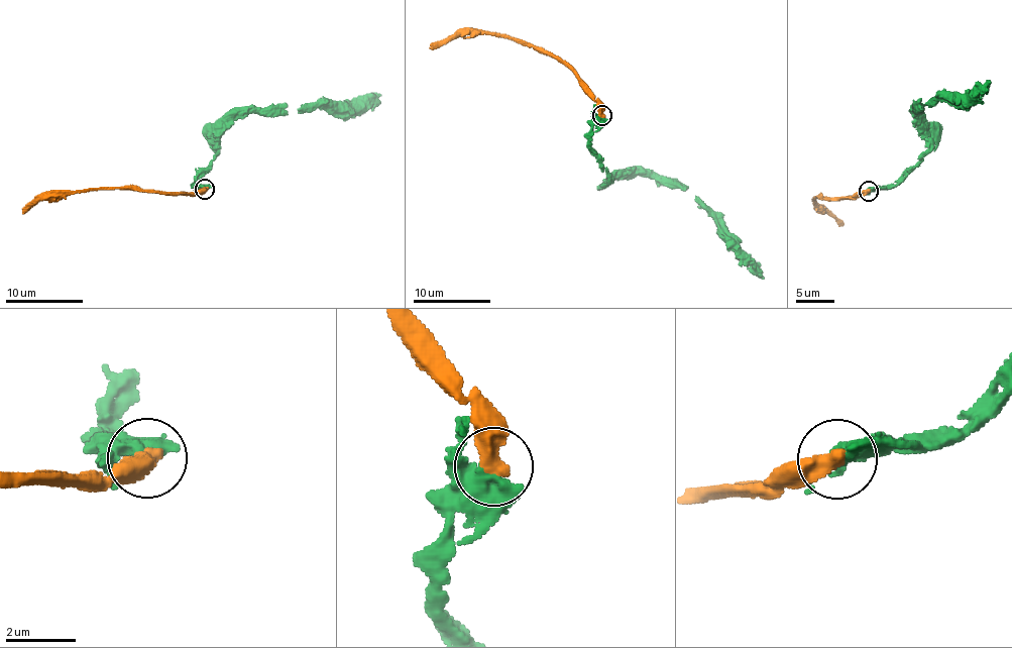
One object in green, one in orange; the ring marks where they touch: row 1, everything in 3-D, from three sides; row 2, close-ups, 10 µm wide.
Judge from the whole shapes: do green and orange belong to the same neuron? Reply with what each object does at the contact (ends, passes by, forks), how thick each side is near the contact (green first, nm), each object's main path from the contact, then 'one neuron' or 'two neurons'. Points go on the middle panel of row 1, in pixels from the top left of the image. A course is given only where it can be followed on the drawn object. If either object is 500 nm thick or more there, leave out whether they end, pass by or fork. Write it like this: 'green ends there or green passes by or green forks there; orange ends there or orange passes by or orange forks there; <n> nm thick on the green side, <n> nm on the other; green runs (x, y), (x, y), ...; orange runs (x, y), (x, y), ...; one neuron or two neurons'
550 nm thick on the green side, 550 nm on the other; green runs (601, 115), (590, 147), (610, 178), (647, 173), (672, 179), (695, 196), (717, 230), (764, 279); orange runs (601, 115), (601, 106), (594, 94), (566, 66), (513, 39), (488, 33), (452, 34), (430, 46); one neuron

